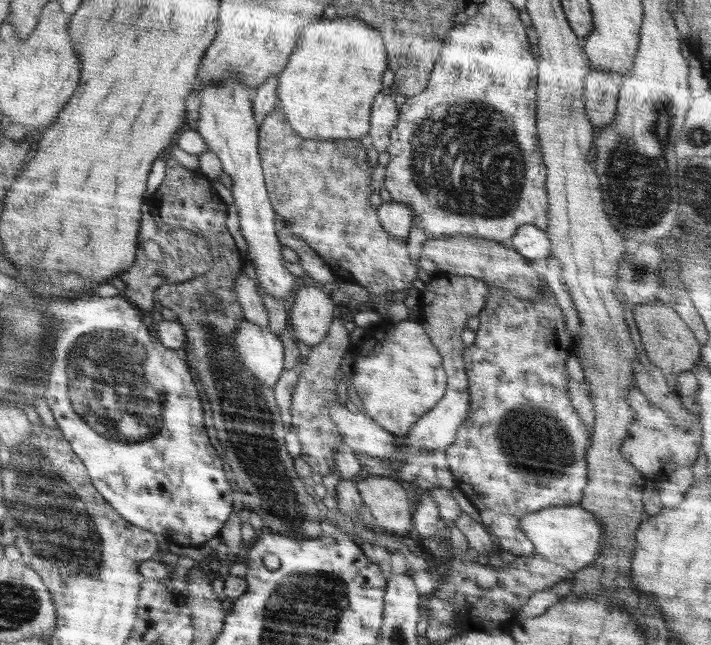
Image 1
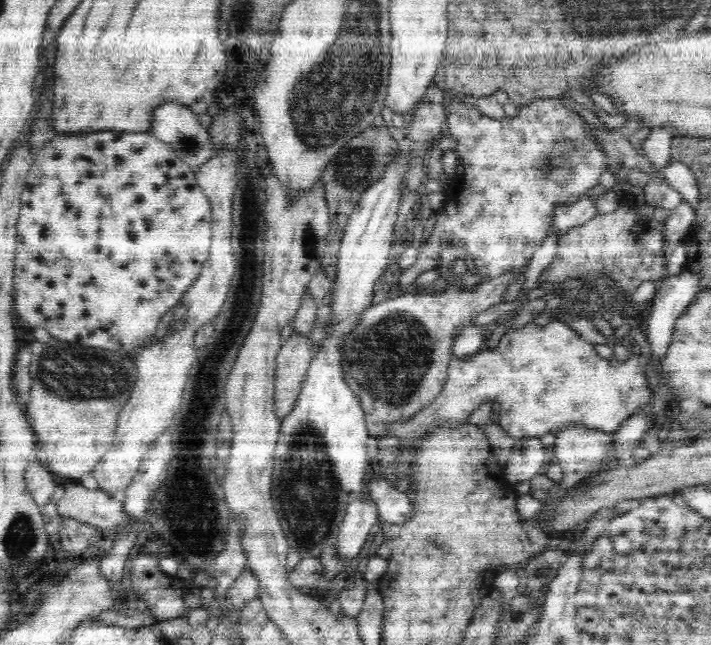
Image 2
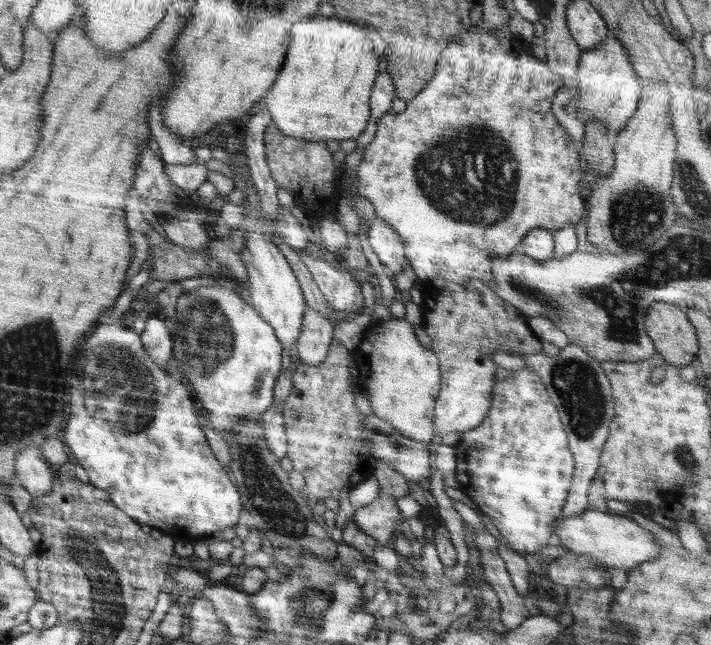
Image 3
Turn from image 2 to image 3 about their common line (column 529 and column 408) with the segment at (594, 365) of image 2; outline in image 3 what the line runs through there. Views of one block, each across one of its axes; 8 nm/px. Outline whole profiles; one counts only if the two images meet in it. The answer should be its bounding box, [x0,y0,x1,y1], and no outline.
[354,318,441,445]

